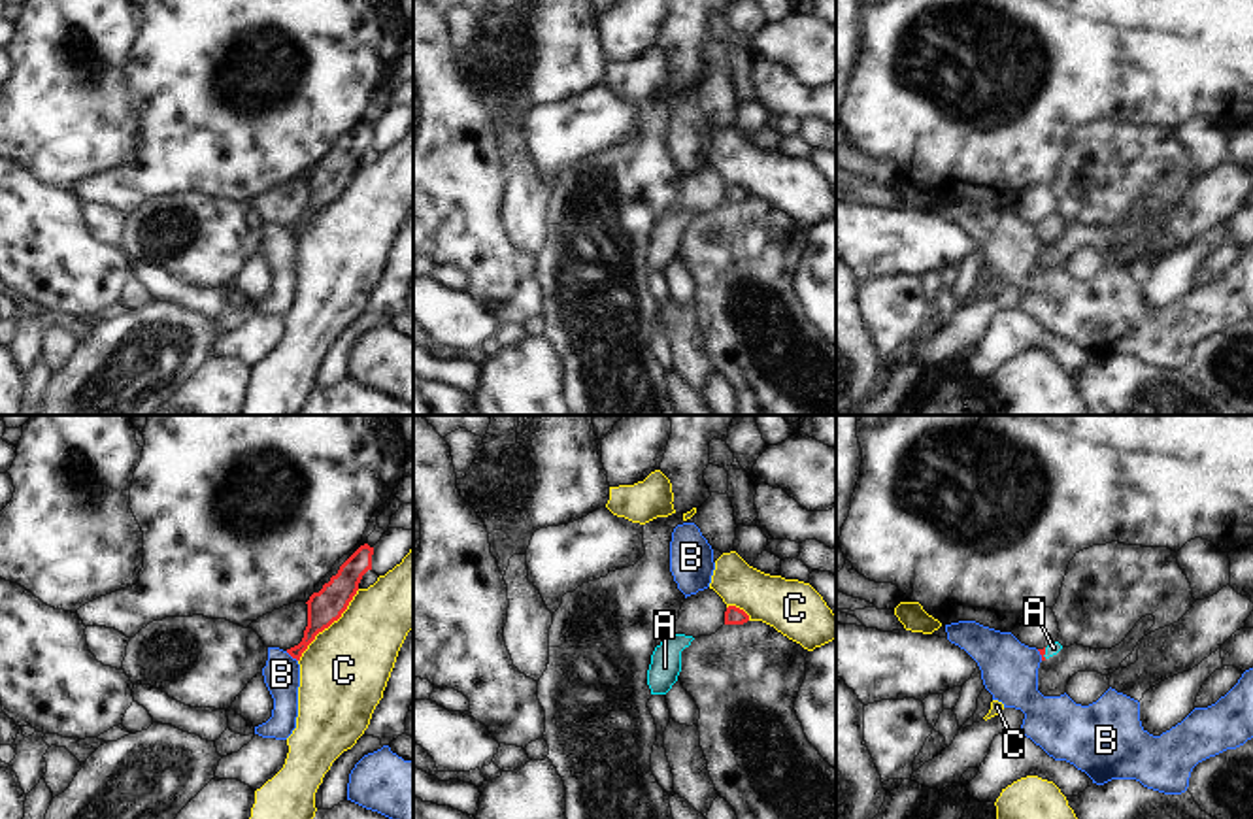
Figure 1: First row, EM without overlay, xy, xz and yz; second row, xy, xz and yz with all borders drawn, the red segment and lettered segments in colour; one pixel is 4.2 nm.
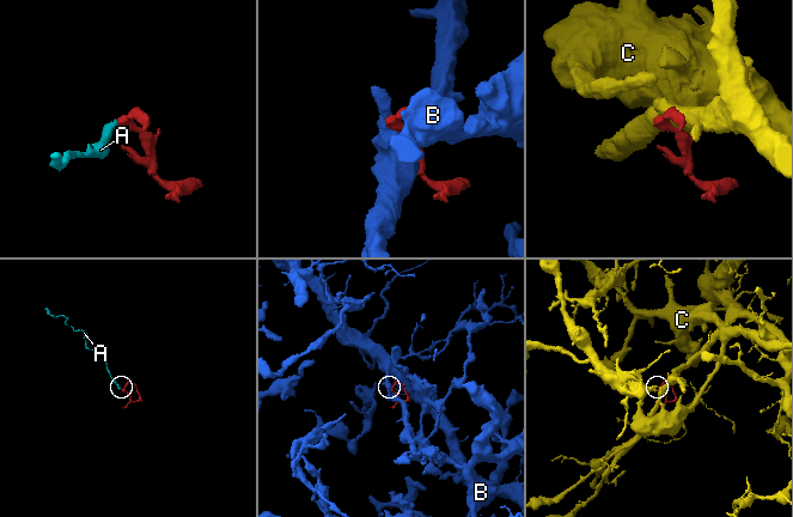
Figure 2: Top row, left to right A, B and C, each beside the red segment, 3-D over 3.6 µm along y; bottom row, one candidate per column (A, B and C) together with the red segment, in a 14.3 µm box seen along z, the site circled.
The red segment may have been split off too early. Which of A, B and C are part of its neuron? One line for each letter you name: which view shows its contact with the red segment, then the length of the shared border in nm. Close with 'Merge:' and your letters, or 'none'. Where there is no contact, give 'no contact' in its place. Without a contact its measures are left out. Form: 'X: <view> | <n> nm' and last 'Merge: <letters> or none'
A: yz | 50 nm
Merge: A

